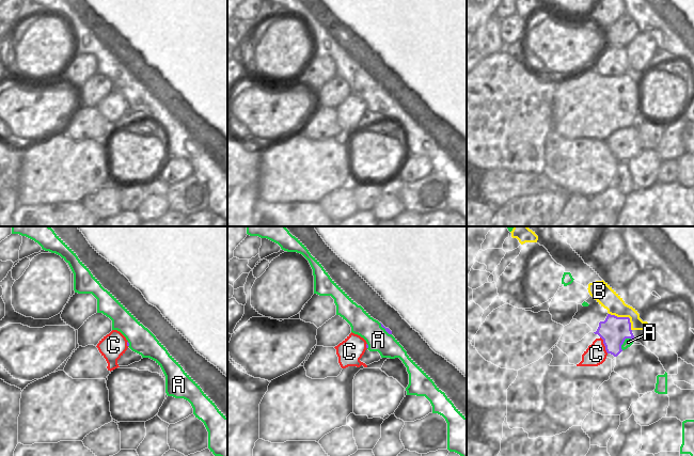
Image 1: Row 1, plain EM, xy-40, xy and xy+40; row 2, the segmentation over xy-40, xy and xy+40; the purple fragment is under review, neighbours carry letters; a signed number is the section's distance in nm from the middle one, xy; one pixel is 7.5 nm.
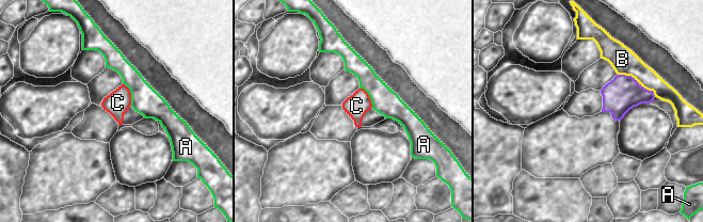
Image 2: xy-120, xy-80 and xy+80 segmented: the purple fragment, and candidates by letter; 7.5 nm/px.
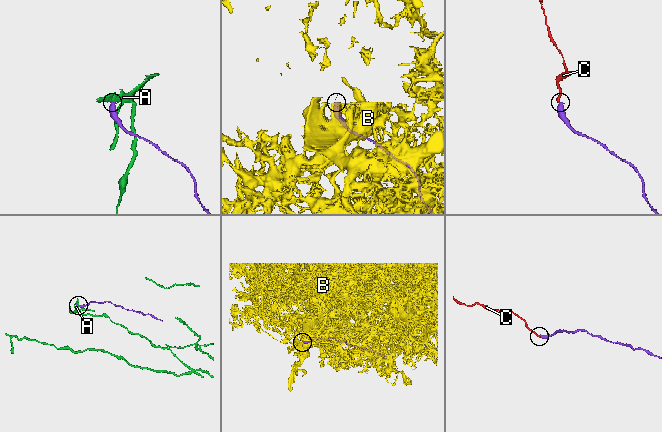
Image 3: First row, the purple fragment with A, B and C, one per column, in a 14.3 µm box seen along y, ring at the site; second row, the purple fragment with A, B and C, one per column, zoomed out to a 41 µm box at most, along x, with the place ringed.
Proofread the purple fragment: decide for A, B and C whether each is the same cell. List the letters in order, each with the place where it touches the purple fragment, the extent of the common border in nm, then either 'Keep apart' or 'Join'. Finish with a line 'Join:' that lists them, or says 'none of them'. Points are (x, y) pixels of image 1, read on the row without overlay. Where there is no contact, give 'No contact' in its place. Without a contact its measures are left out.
A: Touches purple at xy+40 (624, 101). Shared border 120 nm. Keep apart
B: Touches purple at xy+40 (625, 78). Shared border 220 nm. Keep apart
C: Touches purple at xy+40 (604, 106). Shared border 140 nm. Join
Join: C

